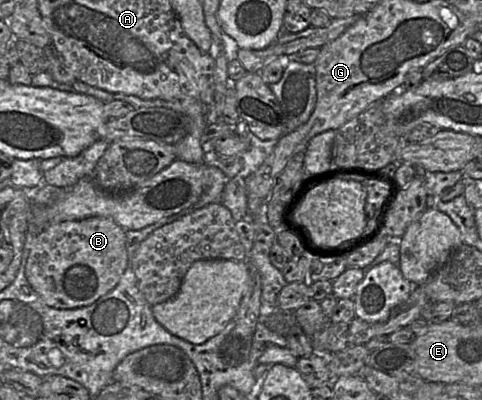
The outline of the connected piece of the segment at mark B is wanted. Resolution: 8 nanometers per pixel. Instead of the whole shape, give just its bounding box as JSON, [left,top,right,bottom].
[25,217,127,309]

